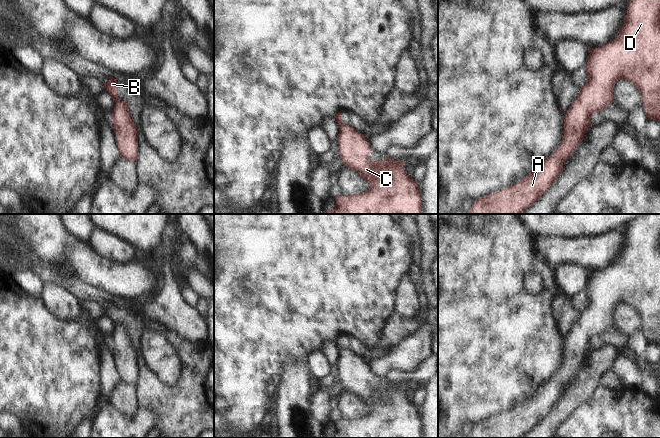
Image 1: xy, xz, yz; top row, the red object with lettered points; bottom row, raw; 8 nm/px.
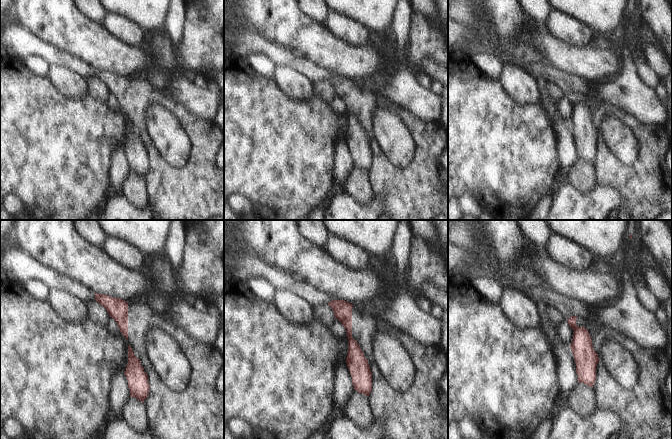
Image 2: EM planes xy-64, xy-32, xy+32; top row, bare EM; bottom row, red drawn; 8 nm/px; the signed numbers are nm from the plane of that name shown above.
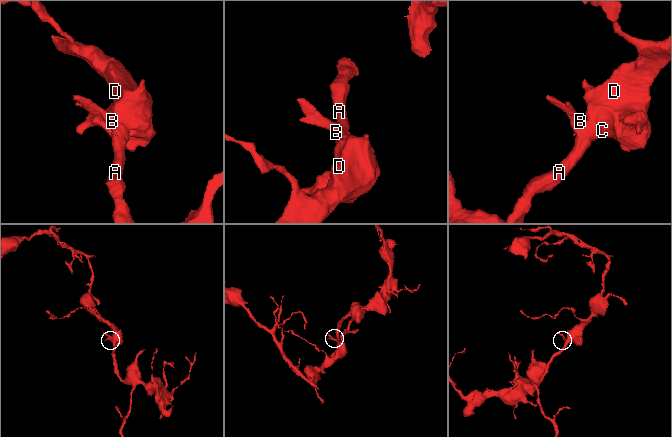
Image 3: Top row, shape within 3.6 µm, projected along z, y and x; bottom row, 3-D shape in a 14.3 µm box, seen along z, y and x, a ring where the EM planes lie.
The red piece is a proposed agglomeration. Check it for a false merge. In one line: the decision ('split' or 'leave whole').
split

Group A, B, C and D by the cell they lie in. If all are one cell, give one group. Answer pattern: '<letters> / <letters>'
A C D / B

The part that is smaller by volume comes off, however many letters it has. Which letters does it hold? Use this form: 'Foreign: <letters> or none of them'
Foreign: B

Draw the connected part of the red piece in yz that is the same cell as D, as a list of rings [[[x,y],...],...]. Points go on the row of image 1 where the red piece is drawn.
[[[629,0],[627,14],[624,16],[619,34],[603,47],[590,48],[586,71],[588,82],[581,88],[579,96],[572,102],[564,117],[564,136],[560,146],[546,160],[541,161],[531,174],[517,184],[474,201],[466,214],[521,214],[540,199],[558,179],[563,172],[563,163],[576,151],[577,146],[583,140],[585,133],[591,126],[591,116],[608,108],[615,101],[612,89],[618,80],[625,79],[633,83],[642,94],[643,109],[648,120],[660,122],[660,0]]]

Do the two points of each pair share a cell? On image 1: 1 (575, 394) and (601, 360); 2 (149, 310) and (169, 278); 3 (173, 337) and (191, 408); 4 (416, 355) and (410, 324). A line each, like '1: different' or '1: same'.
1: same
2: same
3: same
4: different

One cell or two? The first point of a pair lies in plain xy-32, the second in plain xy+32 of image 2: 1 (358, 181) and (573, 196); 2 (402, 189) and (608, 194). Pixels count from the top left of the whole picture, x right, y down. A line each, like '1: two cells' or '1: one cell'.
1: two cells
2: two cells

